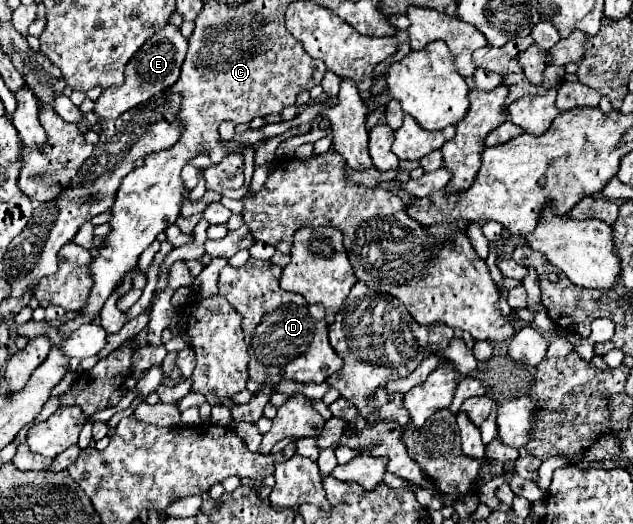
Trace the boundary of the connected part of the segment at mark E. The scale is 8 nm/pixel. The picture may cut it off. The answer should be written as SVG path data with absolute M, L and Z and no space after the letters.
M168 24L164 26L164 30L158 30L152 38L148 38L148 42L144 42L144 46L128 62L126 82L122 86L110 86L100 94L100 98L94 104L94 114L100 120L112 120L124 114L126 110L138 106L140 102L148 100L150 96L168 90L180 78L180 68L186 52L188 52L188 40L180 34L178 28Z

